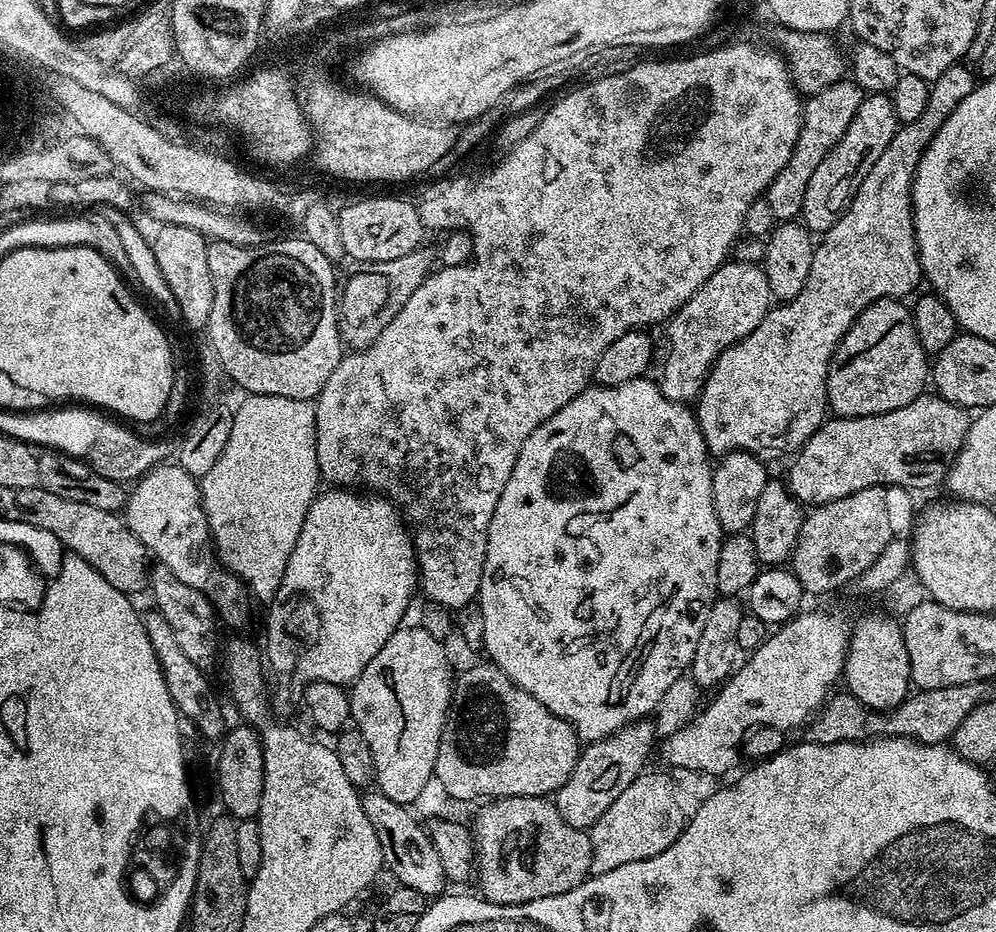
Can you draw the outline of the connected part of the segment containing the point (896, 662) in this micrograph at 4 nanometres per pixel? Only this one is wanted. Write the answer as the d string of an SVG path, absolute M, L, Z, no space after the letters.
M872 612L855 621L852 637L848 639L842 680L848 683L847 691L854 698L877 710L894 709L910 695L910 654L906 654L904 629L899 619L891 620L880 612Z

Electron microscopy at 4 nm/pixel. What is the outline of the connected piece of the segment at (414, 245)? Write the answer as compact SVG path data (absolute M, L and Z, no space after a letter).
M372 196L369 200L356 200L339 209L338 215L345 253L364 264L387 262L410 254L421 247L420 239L426 235L417 205L408 200L399 200L396 196Z

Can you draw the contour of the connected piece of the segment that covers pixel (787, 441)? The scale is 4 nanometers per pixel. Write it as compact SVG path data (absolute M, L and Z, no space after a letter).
M964 62L951 64L937 80L931 81L922 118L897 127L894 138L890 138L890 146L886 146L886 150L882 150L882 158L870 166L870 174L862 178L862 186L858 194L854 194L842 218L838 218L838 222L834 222L834 226L819 237L812 253L810 274L800 293L792 300L772 306L753 332L747 332L739 343L731 344L713 362L704 388L694 404L702 438L713 457L719 458L728 452L792 454L803 448L829 415L828 367L846 330L850 330L858 314L876 300L904 298L907 292L917 291L916 283L922 280L922 269L912 221L912 179L916 163L942 122L978 83L974 72L972 77L966 65Z

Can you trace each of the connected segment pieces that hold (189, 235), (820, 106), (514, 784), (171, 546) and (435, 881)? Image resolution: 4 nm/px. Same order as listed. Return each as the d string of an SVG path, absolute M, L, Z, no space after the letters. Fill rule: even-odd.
M161 224L150 243L154 259L174 294L180 311L179 319L192 328L207 329L210 309L214 306L214 278L210 274L209 241L188 226Z
M845 78L837 84L826 86L820 92L813 92L803 101L804 121L798 134L798 142L790 154L790 162L770 182L766 199L770 211L774 213L777 222L792 222L803 213L806 186L810 186L810 178L814 178L814 170L818 170L822 158L830 152L832 147L840 141L846 132L846 126L858 114L858 106L862 106L865 91L856 83L855 79Z
M483 663L466 669L461 676L459 673L458 679L455 681L452 690L452 702L448 710L448 721L444 724L442 738L438 746L438 758L436 759L436 771L434 773L435 779L438 781L438 784L440 780L445 794L453 796L456 800L476 800L479 796L488 796L484 798L499 798L501 796L547 797L549 794L555 794L562 786L562 782L566 782L566 778L570 778L570 770L574 770L574 766L578 762L582 751L582 741L576 735L576 729L572 727L570 722L566 722L562 718L555 716L550 710L546 710L546 706L542 706L542 702L538 702L538 698L534 698L525 688L515 684L503 670L493 666L491 663Z
M160 462L131 485L122 509L128 529L159 563L165 564L186 586L194 586L214 605L214 611L232 630L244 630L252 620L254 597L248 587L220 563L212 543L212 532L200 499L197 477L182 470L179 463Z
M366 790L361 793L360 808L366 814L367 821L378 834L379 844L383 848L385 865L397 879L396 882L408 889L422 893L425 898L439 897L448 884L442 867L442 860L427 829L410 814L407 805L394 802L378 790ZM444 888L444 889L443 889Z

